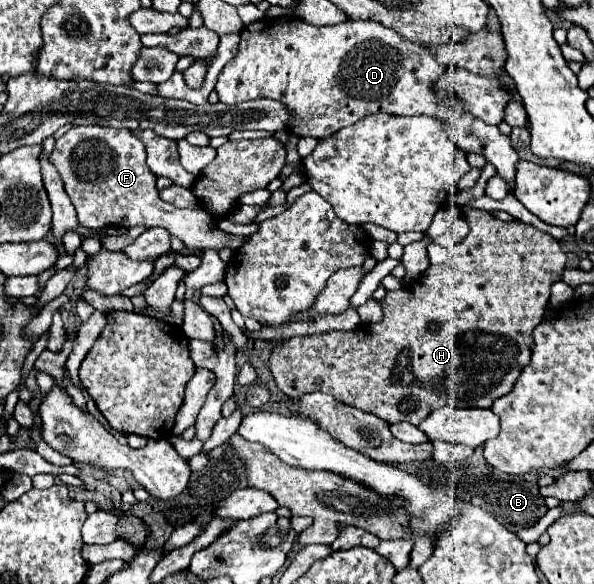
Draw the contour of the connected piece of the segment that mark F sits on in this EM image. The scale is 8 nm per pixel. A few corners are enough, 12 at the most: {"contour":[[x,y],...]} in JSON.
{"contour":[[73,126],[49,162],[87,228],[161,226],[187,248],[247,244],[165,204],[131,130]]}

